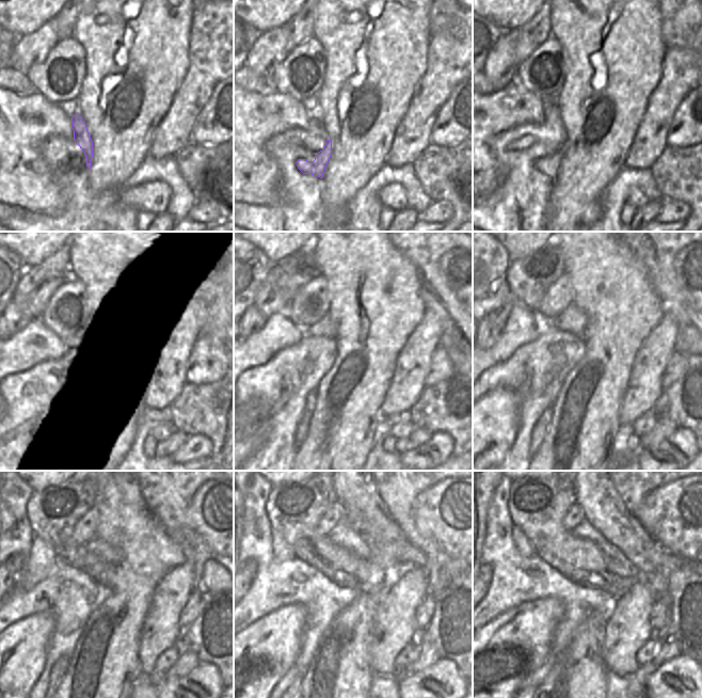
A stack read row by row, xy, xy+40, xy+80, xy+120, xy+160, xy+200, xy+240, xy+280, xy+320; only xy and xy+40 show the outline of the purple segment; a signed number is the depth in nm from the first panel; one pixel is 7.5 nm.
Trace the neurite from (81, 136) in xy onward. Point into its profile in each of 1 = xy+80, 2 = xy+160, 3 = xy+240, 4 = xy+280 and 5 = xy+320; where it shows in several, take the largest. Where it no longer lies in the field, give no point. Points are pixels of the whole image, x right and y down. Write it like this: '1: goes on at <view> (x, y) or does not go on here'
1: goes on at xy+80 (548, 165)
2: goes on at xy+160 (304, 422)
3: goes on at xy+240 (60, 668)
4: goes on at xy+280 (294, 686)
5: goes on at xy+320 (530, 687)

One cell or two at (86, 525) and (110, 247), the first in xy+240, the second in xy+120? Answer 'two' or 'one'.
two

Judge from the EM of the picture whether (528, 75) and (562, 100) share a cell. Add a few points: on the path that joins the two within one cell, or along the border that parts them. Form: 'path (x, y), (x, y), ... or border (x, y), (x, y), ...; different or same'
border (564, 72), (564, 82), (555, 95); different

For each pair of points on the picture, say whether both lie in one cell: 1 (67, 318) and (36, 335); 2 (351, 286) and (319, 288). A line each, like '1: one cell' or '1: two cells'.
1: two cells
2: two cells

